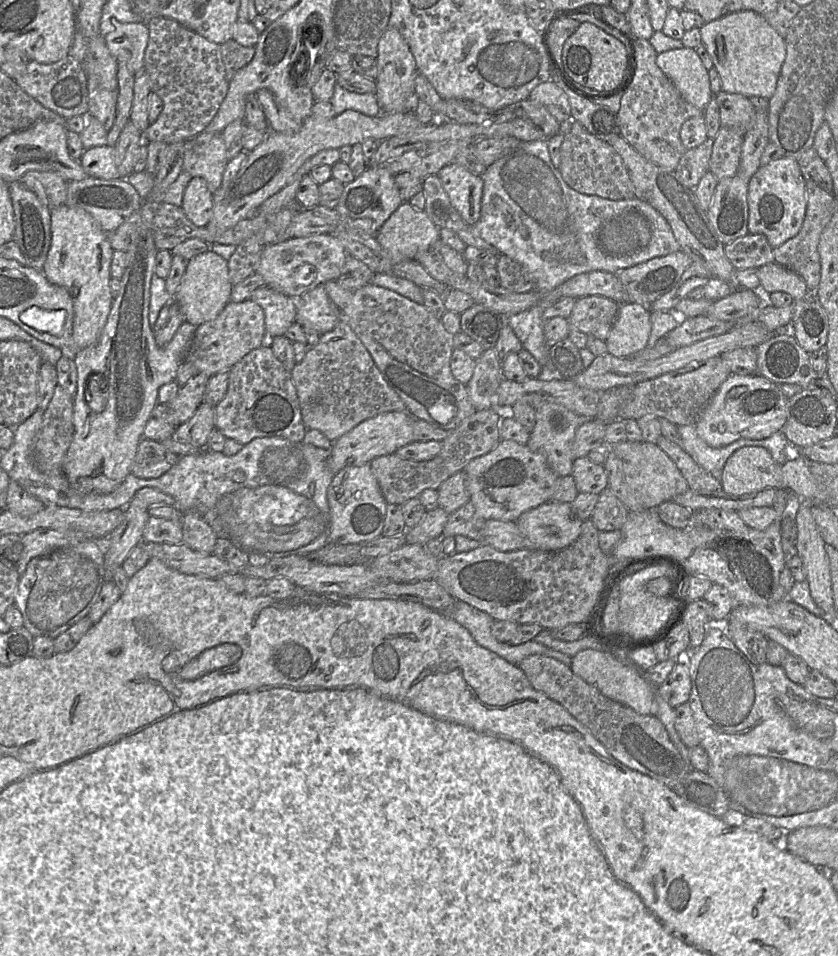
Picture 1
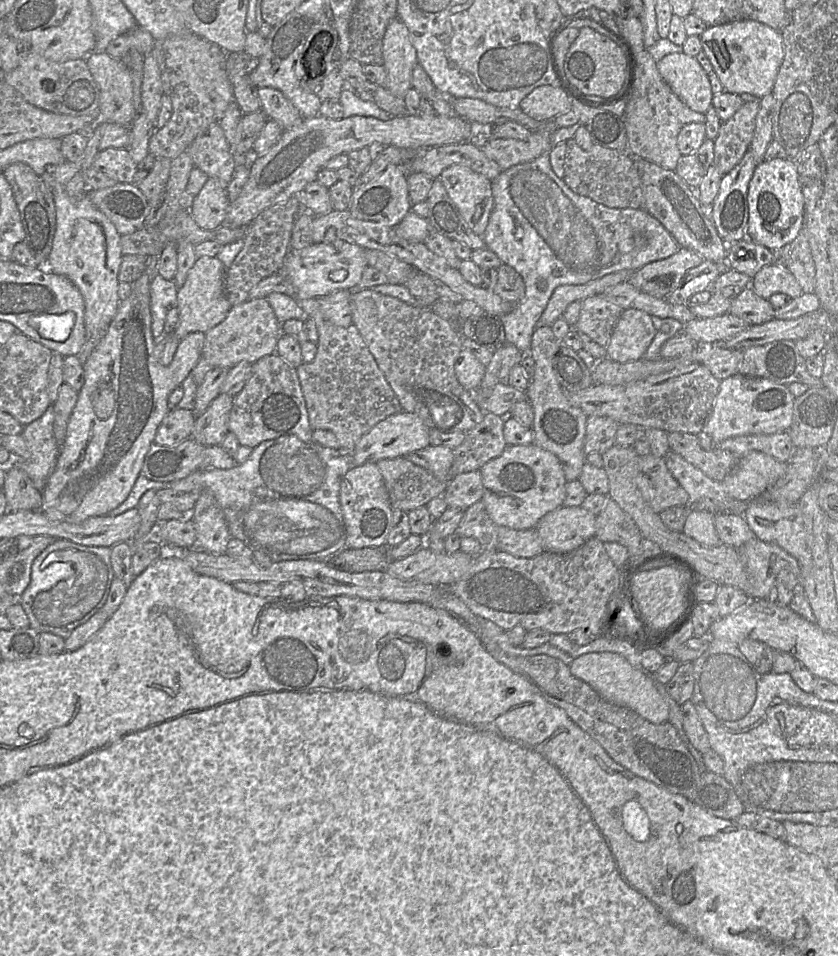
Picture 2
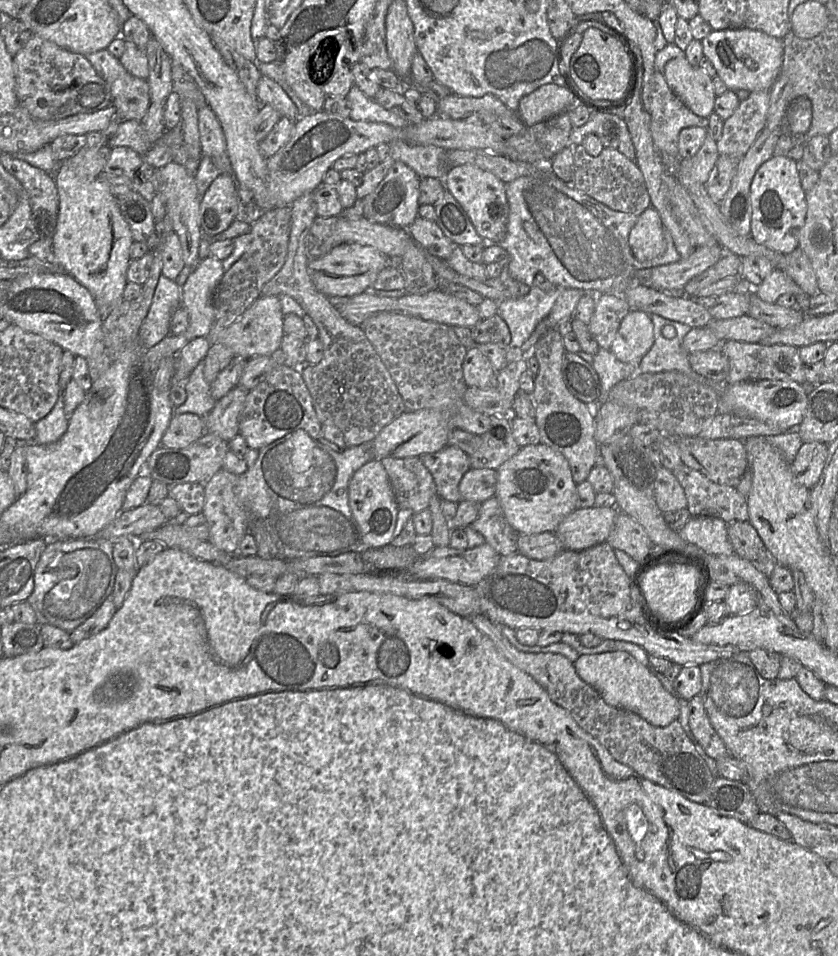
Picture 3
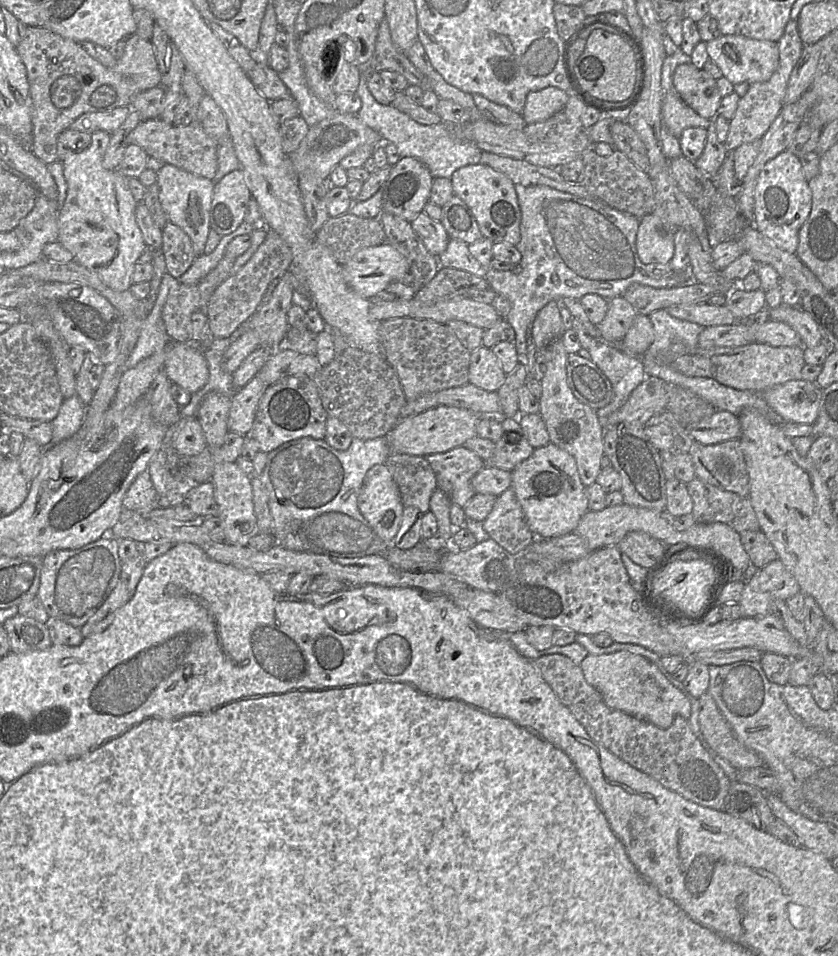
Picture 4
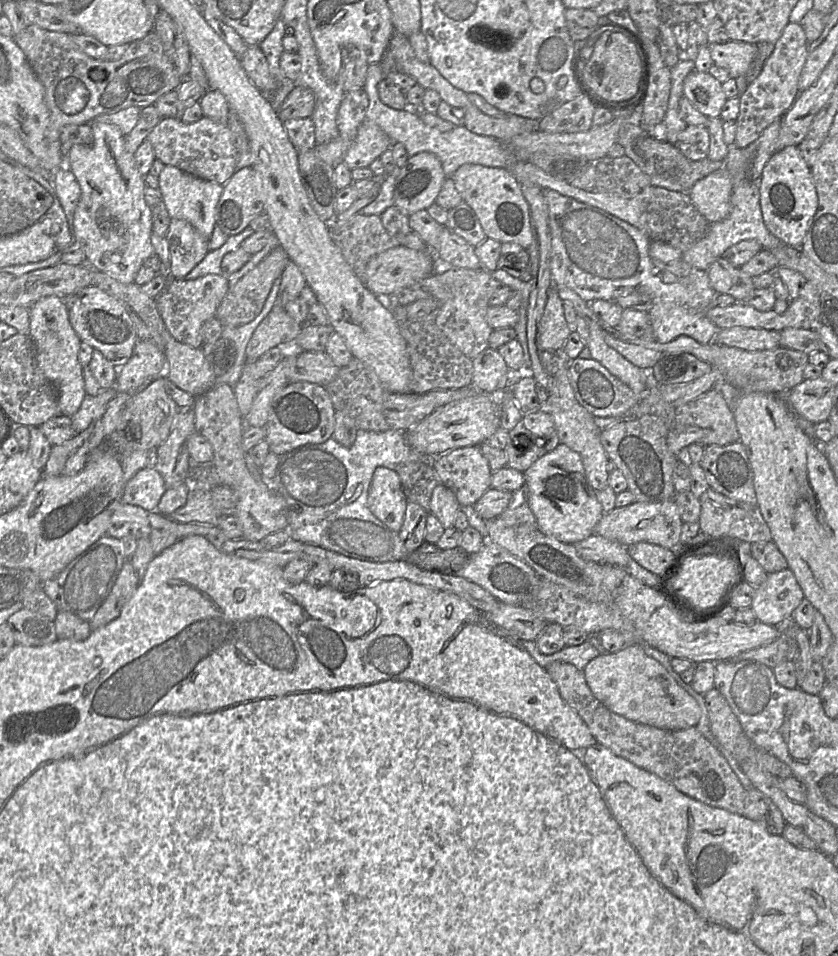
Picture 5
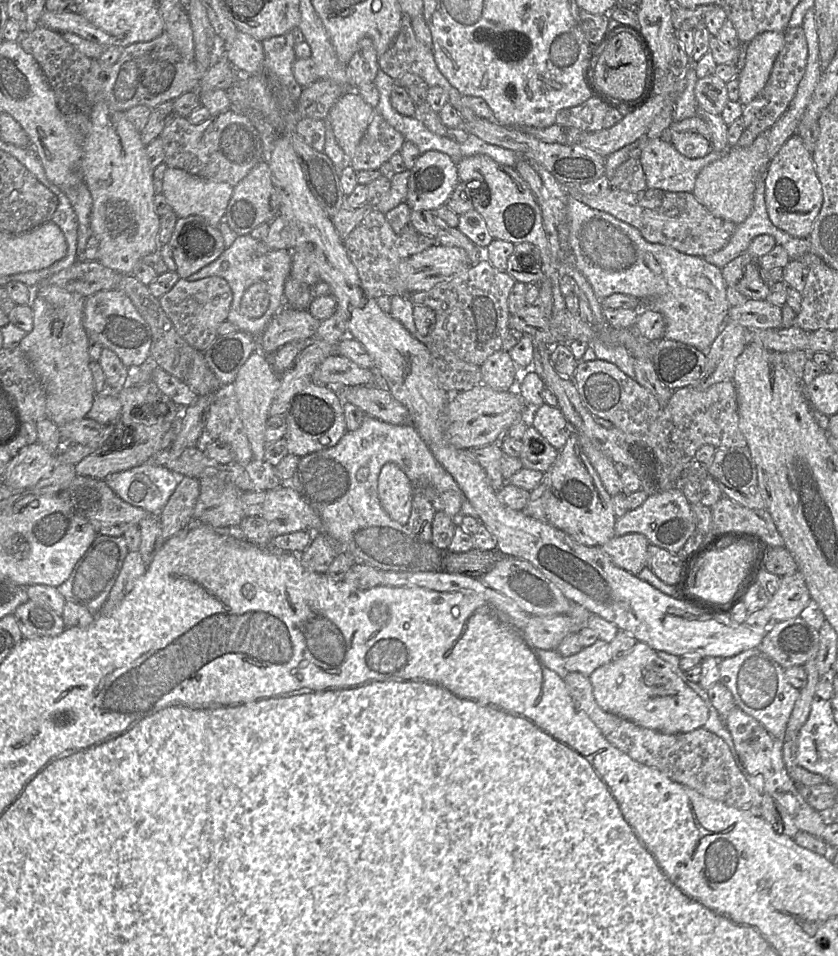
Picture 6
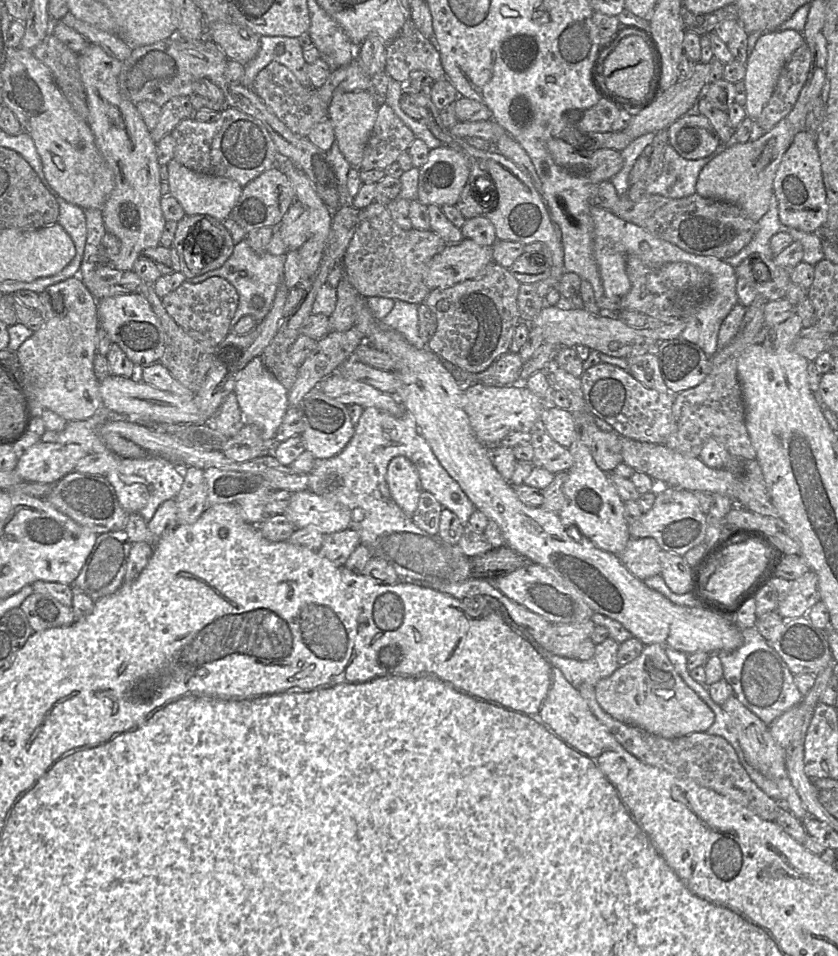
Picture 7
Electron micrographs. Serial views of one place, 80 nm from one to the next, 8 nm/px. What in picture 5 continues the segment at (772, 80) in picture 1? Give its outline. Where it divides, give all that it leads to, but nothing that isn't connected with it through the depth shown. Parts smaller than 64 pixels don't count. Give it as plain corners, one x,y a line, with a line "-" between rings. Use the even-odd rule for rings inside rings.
730,40
723,44
708,44
708,47
714,64
718,67
726,69
731,78
736,79
741,76
746,76
756,64
758,53
757,44

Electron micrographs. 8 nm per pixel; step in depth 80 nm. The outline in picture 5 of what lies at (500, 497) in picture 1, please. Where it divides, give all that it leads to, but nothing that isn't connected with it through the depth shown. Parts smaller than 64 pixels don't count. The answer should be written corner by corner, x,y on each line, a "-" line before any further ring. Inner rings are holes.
559,444
523,473
528,505
541,532
568,544
574,544
594,534
604,512
596,491
586,479
582,459
577,452

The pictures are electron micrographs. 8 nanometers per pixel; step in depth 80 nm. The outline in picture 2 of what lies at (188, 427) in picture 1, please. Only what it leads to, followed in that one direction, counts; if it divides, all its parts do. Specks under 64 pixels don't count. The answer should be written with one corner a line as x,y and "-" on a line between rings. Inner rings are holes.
220,394
201,415
197,415
190,438
206,447
220,445
229,432
232,405
233,396

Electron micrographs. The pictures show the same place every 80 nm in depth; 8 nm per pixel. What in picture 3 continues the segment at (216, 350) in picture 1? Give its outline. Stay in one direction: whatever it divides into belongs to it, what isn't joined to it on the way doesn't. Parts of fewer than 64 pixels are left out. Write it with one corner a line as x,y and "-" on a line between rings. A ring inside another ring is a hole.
261,296
222,331
216,343
231,348
237,357
246,360
256,356
272,355
279,349
284,335
283,320
284,315
278,296

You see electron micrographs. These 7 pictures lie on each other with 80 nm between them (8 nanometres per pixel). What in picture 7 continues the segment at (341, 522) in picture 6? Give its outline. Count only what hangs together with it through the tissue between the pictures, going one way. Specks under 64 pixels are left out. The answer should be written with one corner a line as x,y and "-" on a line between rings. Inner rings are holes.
374,407
364,408
355,426
354,434
345,448
333,457
315,458
312,469
307,473
308,491
350,509
352,511
350,529
358,533
361,545
368,548
373,558
386,560
401,579
429,585
445,585
462,582
474,576
470,558
464,555
456,544
446,543
438,534
429,534
418,528
413,523
412,517
406,516
392,499
386,482
386,473
389,462
397,456
404,456
414,464
419,474
422,490
430,492
443,508
449,509
463,524
467,524
476,508
459,484
440,464
422,436
414,417
406,411
402,417
396,418

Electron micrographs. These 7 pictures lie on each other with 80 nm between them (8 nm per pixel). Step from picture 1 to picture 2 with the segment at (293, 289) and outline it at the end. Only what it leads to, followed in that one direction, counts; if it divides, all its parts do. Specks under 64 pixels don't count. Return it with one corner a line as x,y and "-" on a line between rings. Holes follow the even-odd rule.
343,240
314,243
302,249
289,249
280,271
289,279
301,298
319,298
357,286
368,266
365,249

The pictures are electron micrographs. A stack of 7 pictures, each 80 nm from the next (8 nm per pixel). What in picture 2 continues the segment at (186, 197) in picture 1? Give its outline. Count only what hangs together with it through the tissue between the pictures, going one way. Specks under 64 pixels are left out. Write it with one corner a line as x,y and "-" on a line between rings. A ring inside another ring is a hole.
209,178
194,198
189,212
200,228
213,230
224,225
230,204
226,186

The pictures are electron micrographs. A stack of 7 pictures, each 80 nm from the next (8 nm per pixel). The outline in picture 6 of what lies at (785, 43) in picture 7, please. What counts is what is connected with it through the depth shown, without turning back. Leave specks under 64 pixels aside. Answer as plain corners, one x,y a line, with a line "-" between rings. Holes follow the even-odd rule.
763,32
751,40
745,48
745,58
743,62
736,63
739,67
739,102
741,105
750,103
766,85
774,62
784,46
784,32

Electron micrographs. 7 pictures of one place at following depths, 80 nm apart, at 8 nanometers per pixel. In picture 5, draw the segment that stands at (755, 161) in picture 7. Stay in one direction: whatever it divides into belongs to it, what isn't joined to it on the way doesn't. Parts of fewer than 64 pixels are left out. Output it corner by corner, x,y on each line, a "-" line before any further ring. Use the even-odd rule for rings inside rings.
723,167
698,180
688,193
699,212
712,223
729,215
732,189
730,174

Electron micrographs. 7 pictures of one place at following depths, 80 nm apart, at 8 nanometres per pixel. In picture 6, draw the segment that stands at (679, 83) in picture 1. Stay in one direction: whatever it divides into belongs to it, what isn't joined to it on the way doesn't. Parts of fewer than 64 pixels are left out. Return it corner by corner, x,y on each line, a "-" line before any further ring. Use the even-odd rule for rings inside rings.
716,75
697,79
694,86
697,104
706,111
720,115
728,98
726,83

